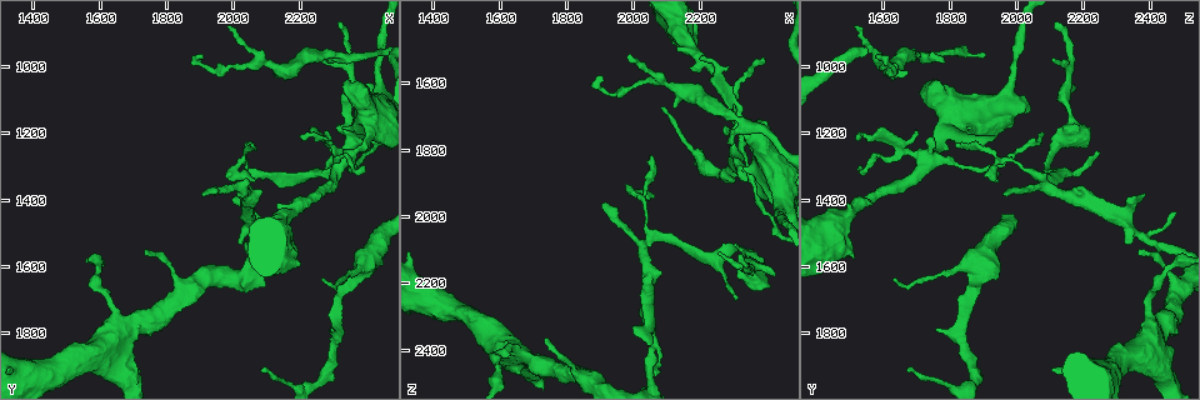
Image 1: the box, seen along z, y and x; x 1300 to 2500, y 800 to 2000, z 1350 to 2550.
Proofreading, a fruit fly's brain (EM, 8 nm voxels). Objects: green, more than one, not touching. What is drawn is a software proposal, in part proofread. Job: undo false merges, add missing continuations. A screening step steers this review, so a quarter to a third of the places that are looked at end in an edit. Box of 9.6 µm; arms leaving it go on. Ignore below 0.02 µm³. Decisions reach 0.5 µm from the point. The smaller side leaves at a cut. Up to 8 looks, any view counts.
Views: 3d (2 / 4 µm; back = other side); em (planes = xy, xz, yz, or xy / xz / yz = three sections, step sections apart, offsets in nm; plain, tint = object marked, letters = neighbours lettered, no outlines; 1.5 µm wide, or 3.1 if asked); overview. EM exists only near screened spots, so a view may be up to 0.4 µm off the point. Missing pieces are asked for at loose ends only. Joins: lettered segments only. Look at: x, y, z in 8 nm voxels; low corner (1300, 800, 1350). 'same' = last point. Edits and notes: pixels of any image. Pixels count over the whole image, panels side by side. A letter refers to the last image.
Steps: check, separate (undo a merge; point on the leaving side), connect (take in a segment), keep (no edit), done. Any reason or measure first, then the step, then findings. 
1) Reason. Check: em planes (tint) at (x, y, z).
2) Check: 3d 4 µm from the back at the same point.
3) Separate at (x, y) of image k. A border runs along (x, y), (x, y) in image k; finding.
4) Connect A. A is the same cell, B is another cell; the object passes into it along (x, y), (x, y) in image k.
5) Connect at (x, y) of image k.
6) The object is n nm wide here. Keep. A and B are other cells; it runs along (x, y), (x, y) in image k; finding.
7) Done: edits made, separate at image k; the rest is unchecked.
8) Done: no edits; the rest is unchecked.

Free end. Check: em xy step 8 (tint) at (2260, 1640, 1630).

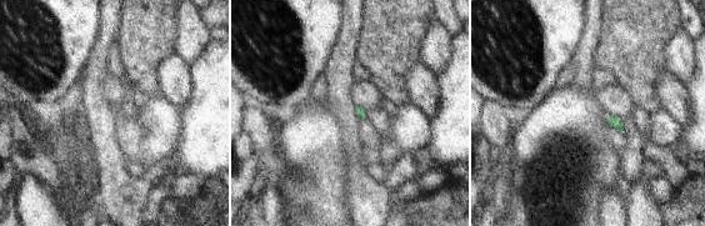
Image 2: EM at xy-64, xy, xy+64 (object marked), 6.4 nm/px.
Check: em xz step 8 (letters) at the same point.

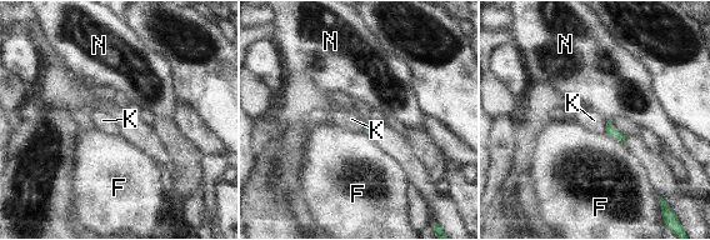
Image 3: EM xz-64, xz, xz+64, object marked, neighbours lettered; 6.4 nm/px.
The longest contact is with F, 130 nm. Keep. F, K and N are other cells; no lettered segment goes on from it.

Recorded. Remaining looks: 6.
Looks like a crossing. Check: 3d 2 µm at (2050, 1320, 2070).

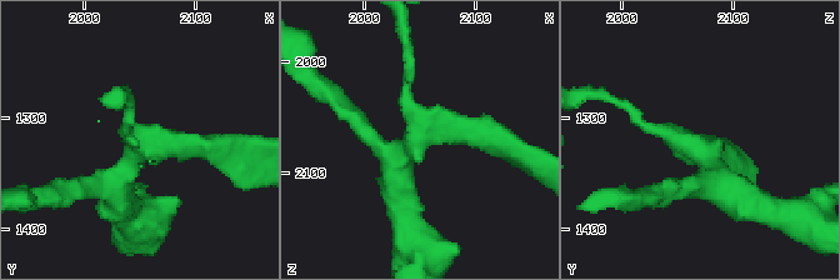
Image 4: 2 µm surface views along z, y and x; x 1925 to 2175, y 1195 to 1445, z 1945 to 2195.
4 arms meet here; shape alone is not enough. Check: em yz step 4 (tint) at (2052, 1330, 2068).

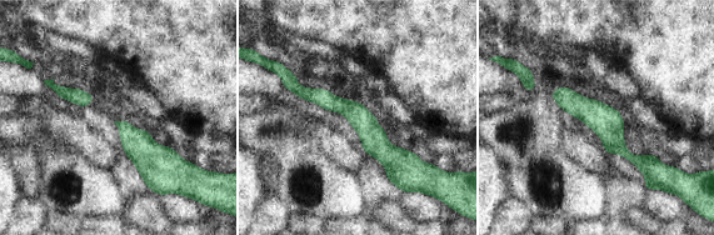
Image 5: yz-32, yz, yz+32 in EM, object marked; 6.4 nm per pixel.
Check: em planes (letters) at the same point.

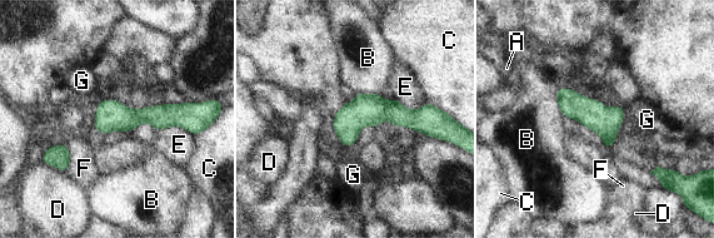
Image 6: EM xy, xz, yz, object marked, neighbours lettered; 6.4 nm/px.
Keep. A, B, C, D, E, F and G are other cells; it runs along (430, 113), (360, 112), (336, 127) in image 6; continuous, no second neuron.

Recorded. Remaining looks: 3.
Thick end. Check: 3d 4 µm at (2320, 1070, 1740).

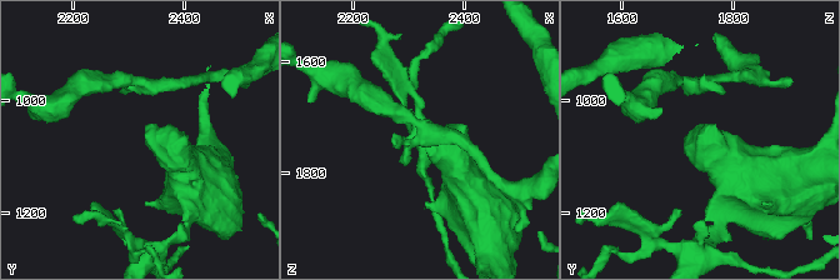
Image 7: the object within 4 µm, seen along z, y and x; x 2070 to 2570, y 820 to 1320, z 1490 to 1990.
Check: em yz step 4 (letters) at (2335, 1060, 1740).

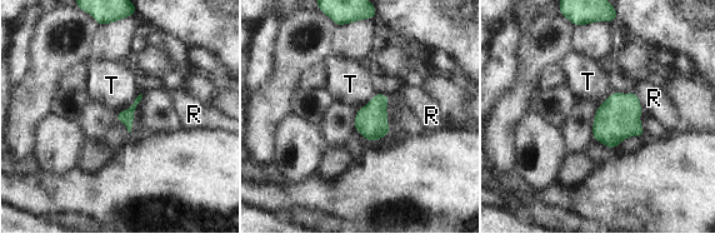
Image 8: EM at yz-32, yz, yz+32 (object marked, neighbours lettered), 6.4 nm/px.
Another direction. Check: em planes (letters) at the same point.

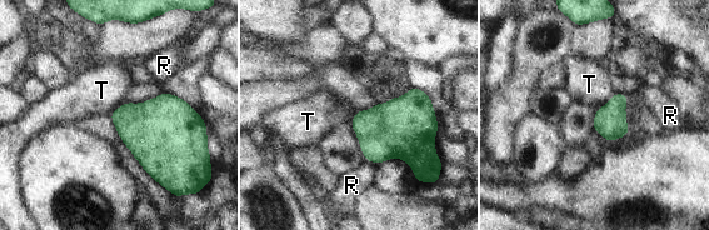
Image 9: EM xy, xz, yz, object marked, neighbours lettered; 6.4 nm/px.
Keep. R and T are other cells; a border runs along (615, 93), (605, 104), (595, 109) in image 9; no lettered segment goes on from it.

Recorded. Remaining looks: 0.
Done: no edits; the rest is unchecked.

